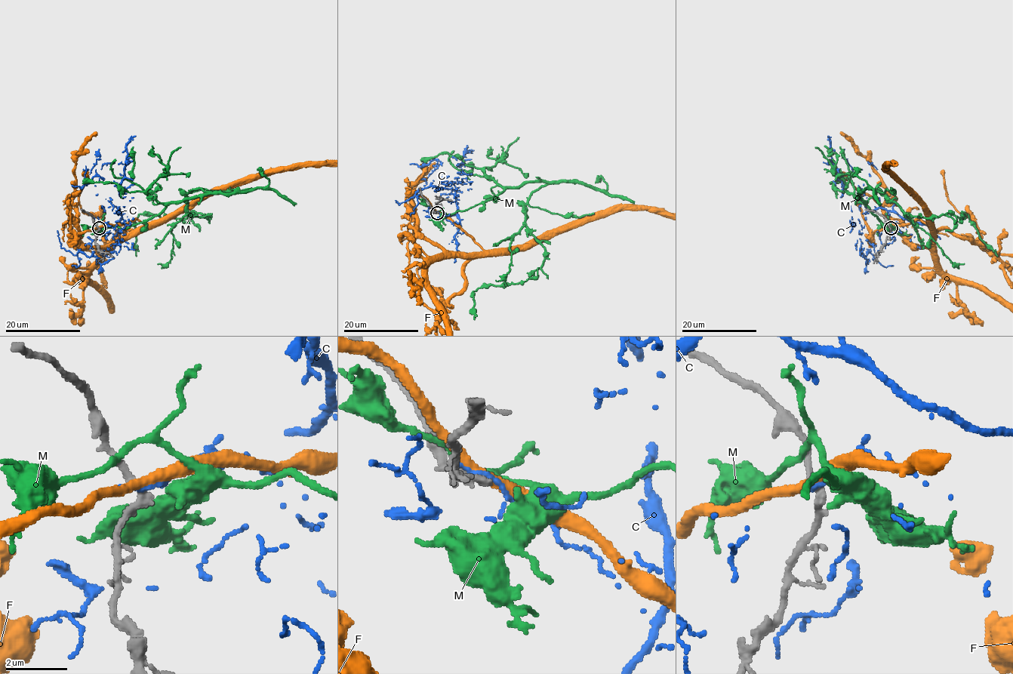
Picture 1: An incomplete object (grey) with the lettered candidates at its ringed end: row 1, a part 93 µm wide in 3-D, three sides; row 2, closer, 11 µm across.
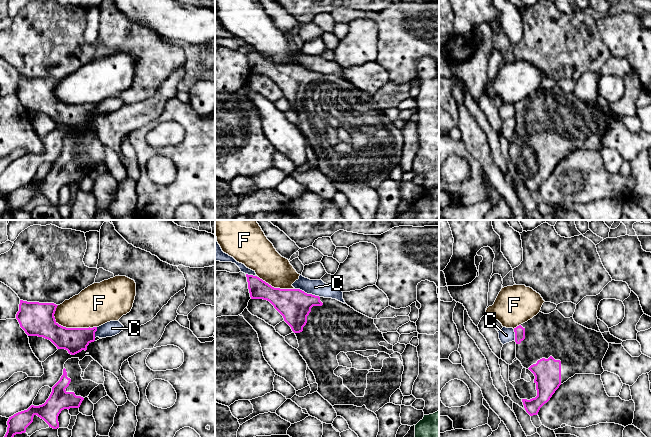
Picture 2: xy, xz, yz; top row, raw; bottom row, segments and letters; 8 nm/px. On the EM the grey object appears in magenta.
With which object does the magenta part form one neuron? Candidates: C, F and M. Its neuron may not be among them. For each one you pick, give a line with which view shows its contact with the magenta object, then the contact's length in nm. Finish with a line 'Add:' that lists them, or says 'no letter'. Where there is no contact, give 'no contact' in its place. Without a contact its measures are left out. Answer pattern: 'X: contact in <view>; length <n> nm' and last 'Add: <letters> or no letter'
Add: no letter

